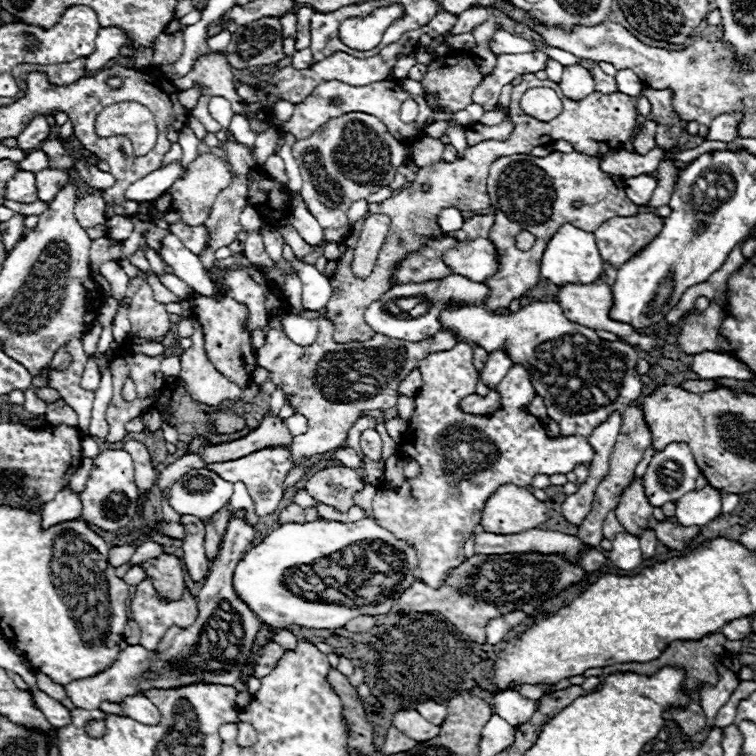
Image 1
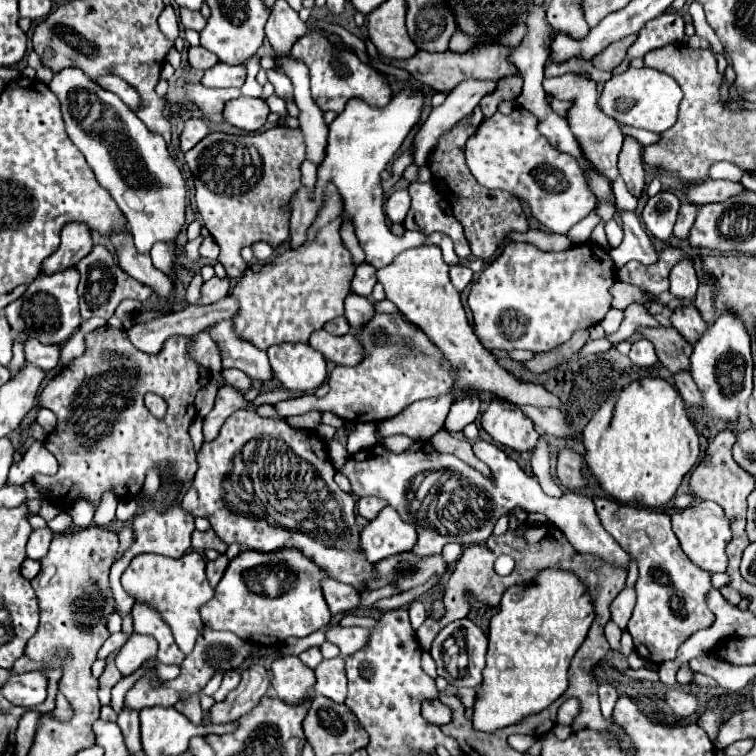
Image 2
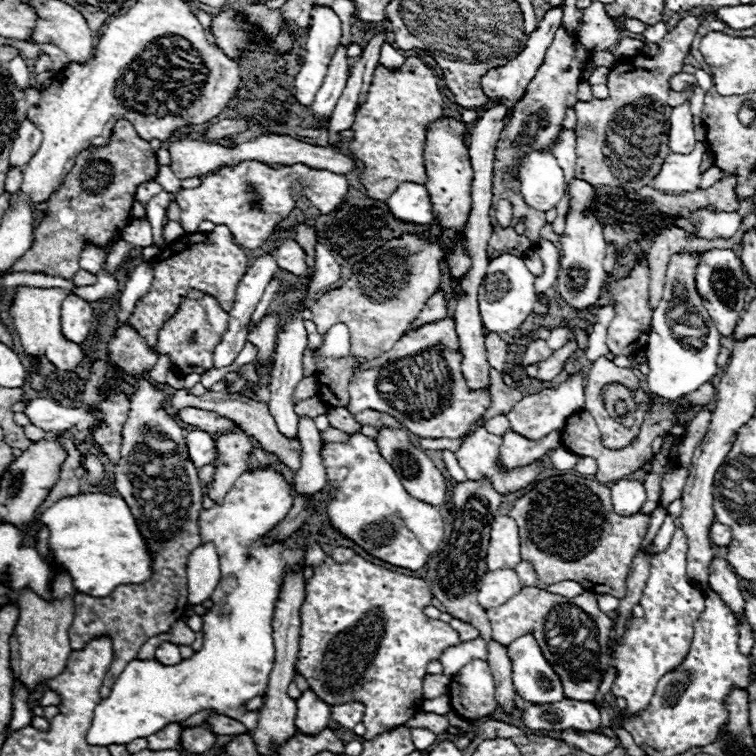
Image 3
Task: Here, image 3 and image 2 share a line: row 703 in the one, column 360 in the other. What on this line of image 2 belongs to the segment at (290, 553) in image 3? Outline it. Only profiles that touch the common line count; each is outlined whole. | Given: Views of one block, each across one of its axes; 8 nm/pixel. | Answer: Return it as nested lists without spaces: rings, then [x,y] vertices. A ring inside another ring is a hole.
[[[404,88],[400,90],[384,108],[370,108],[360,98],[352,98],[344,112],[338,114],[338,118],[328,126],[328,144],[326,144],[326,156],[318,166],[318,178],[314,188],[302,186],[296,190],[296,194],[288,202],[290,212],[290,248],[298,248],[304,244],[306,232],[316,220],[322,204],[324,204],[324,190],[328,184],[334,184],[338,194],[342,196],[342,220],[352,220],[356,238],[366,254],[366,262],[374,268],[388,266],[400,252],[420,246],[420,244],[436,244],[444,252],[444,260],[452,264],[466,264],[474,273],[481,272],[486,267],[482,259],[462,262],[456,258],[452,240],[446,234],[434,232],[430,236],[417,231],[406,230],[402,236],[394,236],[392,230],[386,224],[384,214],[384,190],[382,190],[382,178],[380,172],[388,166],[412,126],[418,122],[422,110],[422,92],[416,88]]]

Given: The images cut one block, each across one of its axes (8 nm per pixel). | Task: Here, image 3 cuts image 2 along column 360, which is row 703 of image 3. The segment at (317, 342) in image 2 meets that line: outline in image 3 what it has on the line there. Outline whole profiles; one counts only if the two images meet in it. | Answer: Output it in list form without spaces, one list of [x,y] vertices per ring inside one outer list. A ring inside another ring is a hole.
[[[348,702],[332,708],[332,720],[344,730],[352,730],[358,722],[362,722],[364,706],[360,702]]]

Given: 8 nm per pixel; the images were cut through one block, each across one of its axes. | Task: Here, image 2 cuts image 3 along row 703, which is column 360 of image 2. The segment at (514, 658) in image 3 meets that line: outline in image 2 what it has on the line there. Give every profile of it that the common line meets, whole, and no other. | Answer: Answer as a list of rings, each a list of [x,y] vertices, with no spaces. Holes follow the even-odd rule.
[[[386,506],[360,530],[360,552],[364,552],[370,562],[412,550],[414,542],[416,530],[404,522],[392,506]]]

